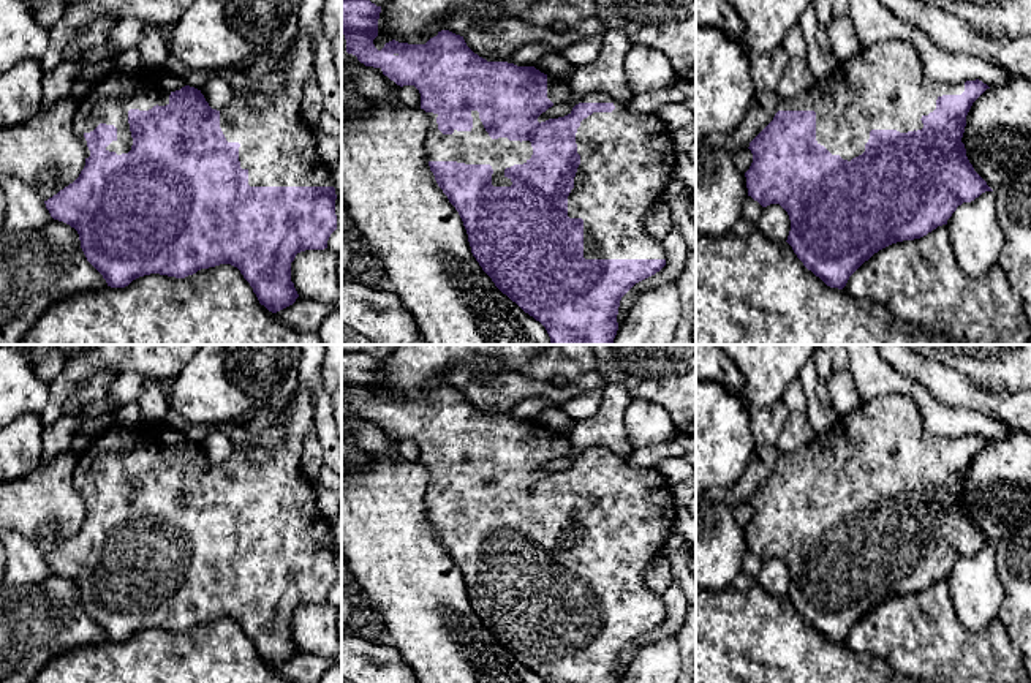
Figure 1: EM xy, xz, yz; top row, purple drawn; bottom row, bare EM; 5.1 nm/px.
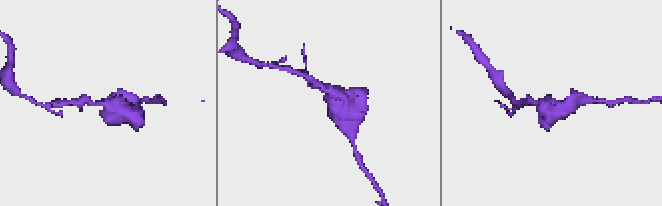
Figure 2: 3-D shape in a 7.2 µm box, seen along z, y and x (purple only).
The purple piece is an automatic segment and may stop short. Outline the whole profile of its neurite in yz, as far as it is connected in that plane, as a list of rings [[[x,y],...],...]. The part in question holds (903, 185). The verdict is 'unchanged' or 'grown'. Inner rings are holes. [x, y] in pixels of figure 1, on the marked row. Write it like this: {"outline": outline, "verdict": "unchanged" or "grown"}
{"outline": [[[889,40],[879,41],[870,47],[862,47],[855,57],[840,63],[840,66],[824,79],[816,79],[814,85],[799,96],[780,101],[773,120],[750,142],[748,149],[753,153],[753,163],[745,172],[748,196],[757,201],[762,207],[780,204],[791,220],[791,231],[786,242],[792,247],[797,258],[827,286],[843,289],[849,277],[879,250],[897,242],[927,236],[938,226],[947,225],[947,220],[958,206],[974,201],[985,191],[993,191],[974,171],[966,157],[965,144],[961,142],[966,115],[972,103],[987,89],[990,87],[979,79],[946,84],[928,77],[923,71],[920,57],[909,41]]], "verdict": "grown"}

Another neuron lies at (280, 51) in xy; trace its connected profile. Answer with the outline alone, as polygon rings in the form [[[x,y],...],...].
[[[293,43],[288,44],[280,44],[280,46],[272,46],[269,51],[266,51],[264,54],[253,54],[250,57],[245,57],[244,60],[234,63],[232,66],[236,66],[240,71],[250,71],[251,65],[262,55],[269,55],[272,58],[283,58],[289,54]]]

